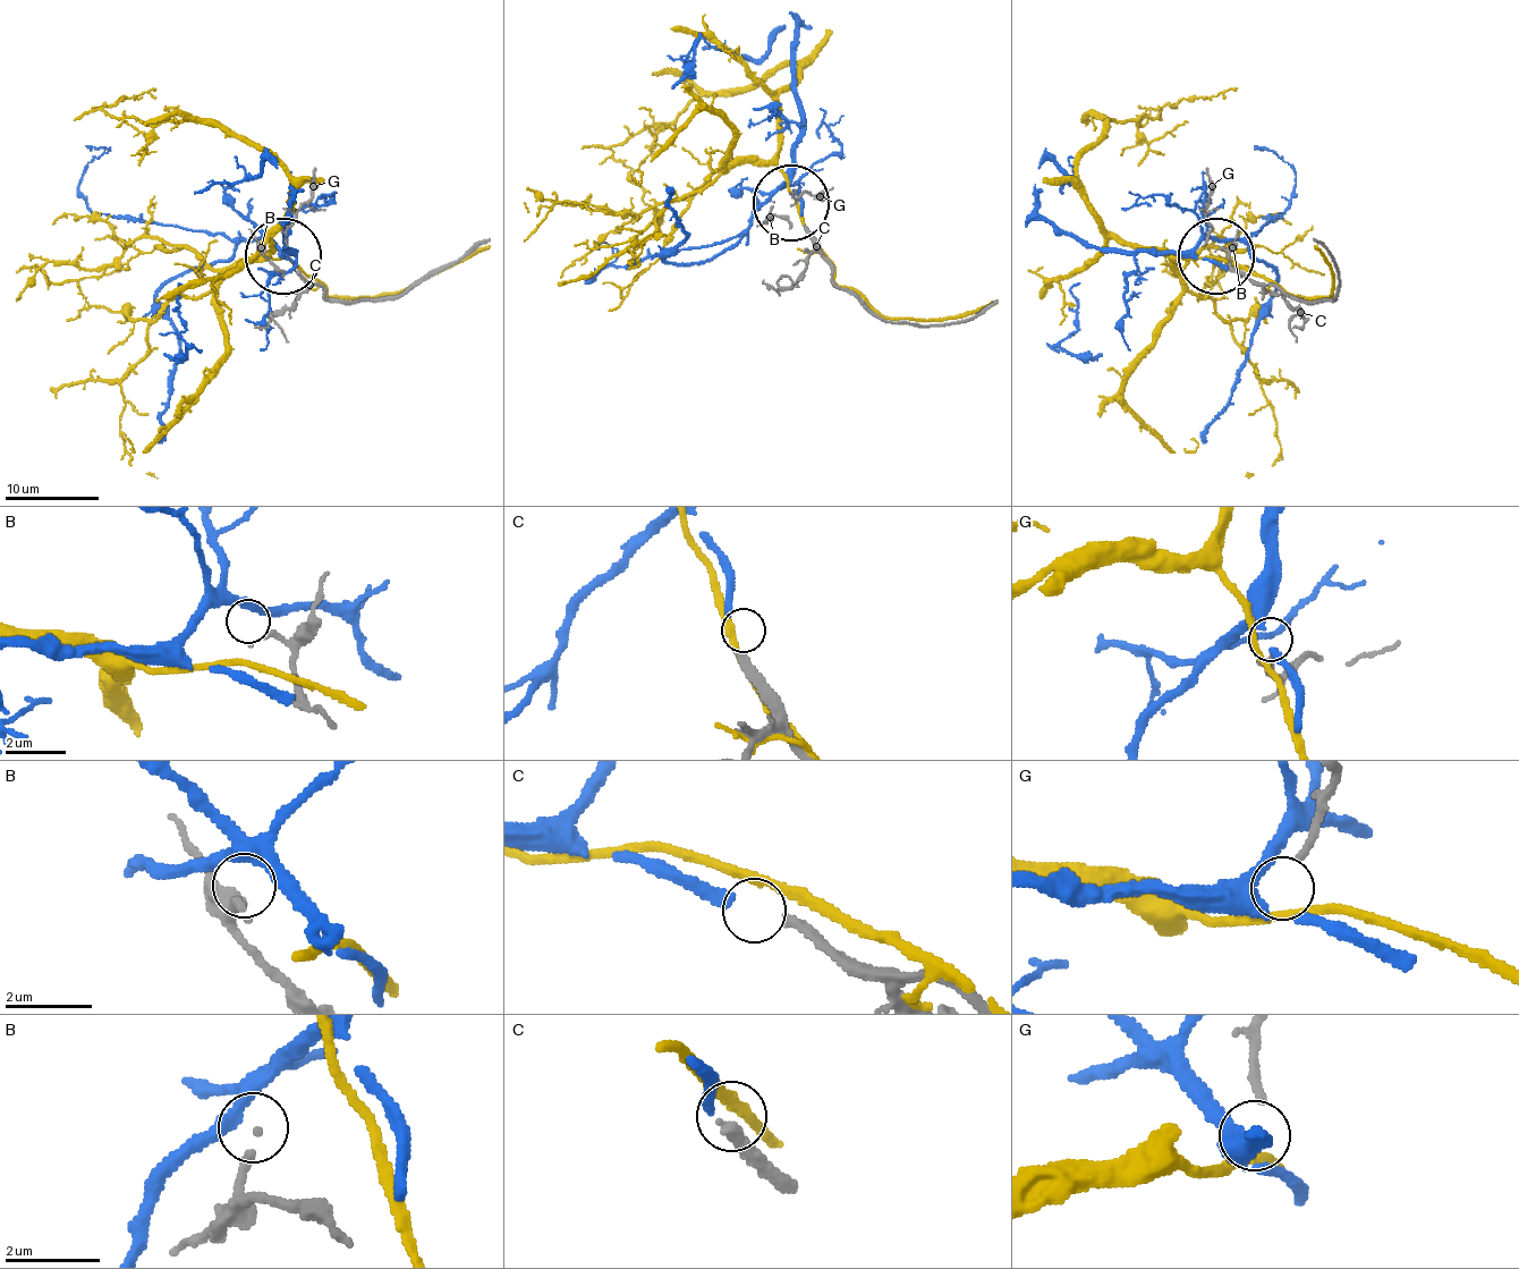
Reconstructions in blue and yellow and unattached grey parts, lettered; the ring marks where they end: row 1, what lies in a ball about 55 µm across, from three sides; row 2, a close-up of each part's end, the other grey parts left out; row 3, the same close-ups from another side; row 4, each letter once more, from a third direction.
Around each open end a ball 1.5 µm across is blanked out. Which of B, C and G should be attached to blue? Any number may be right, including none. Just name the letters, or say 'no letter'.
C

